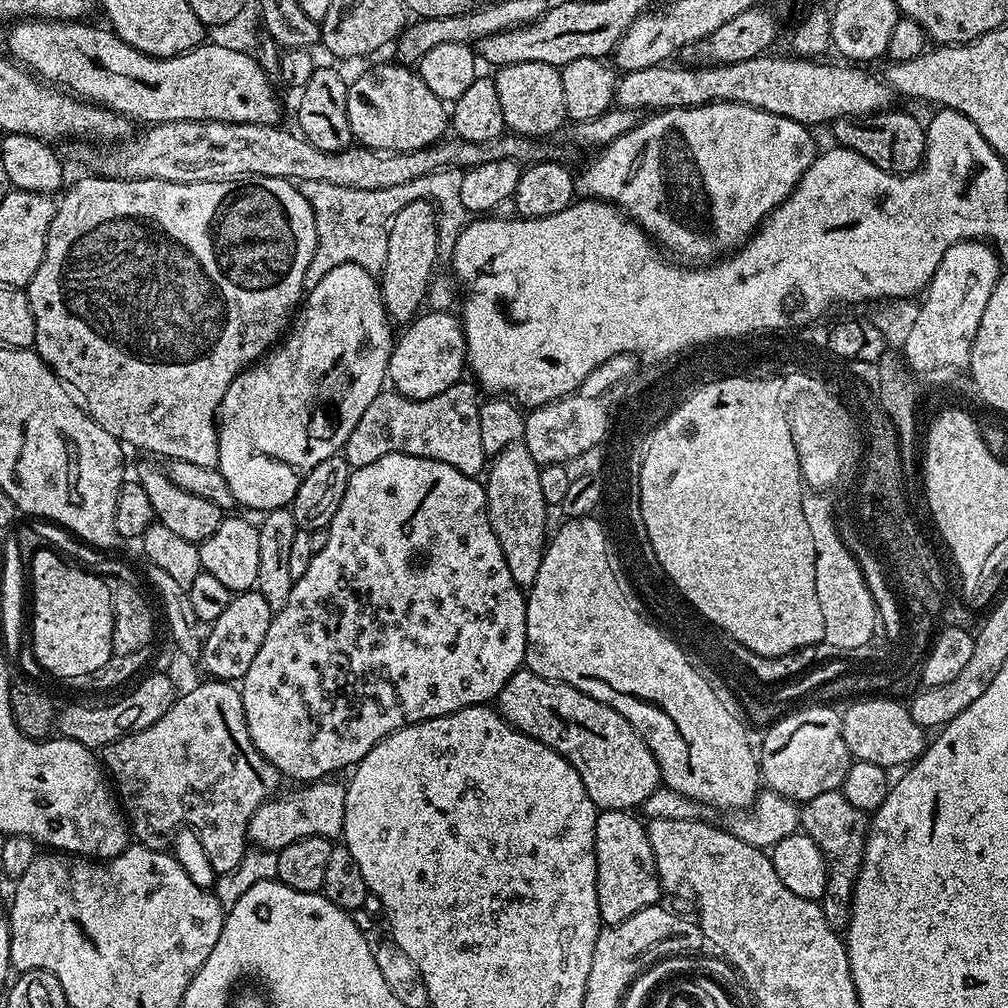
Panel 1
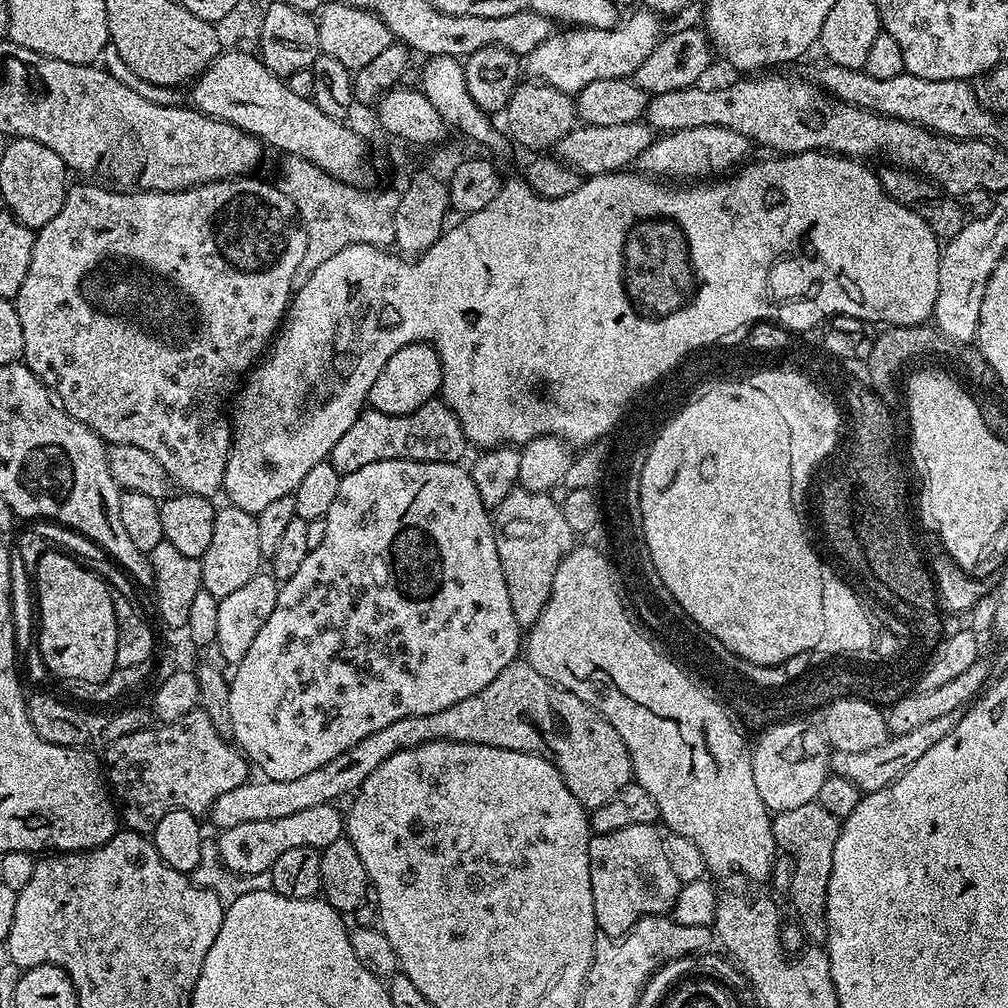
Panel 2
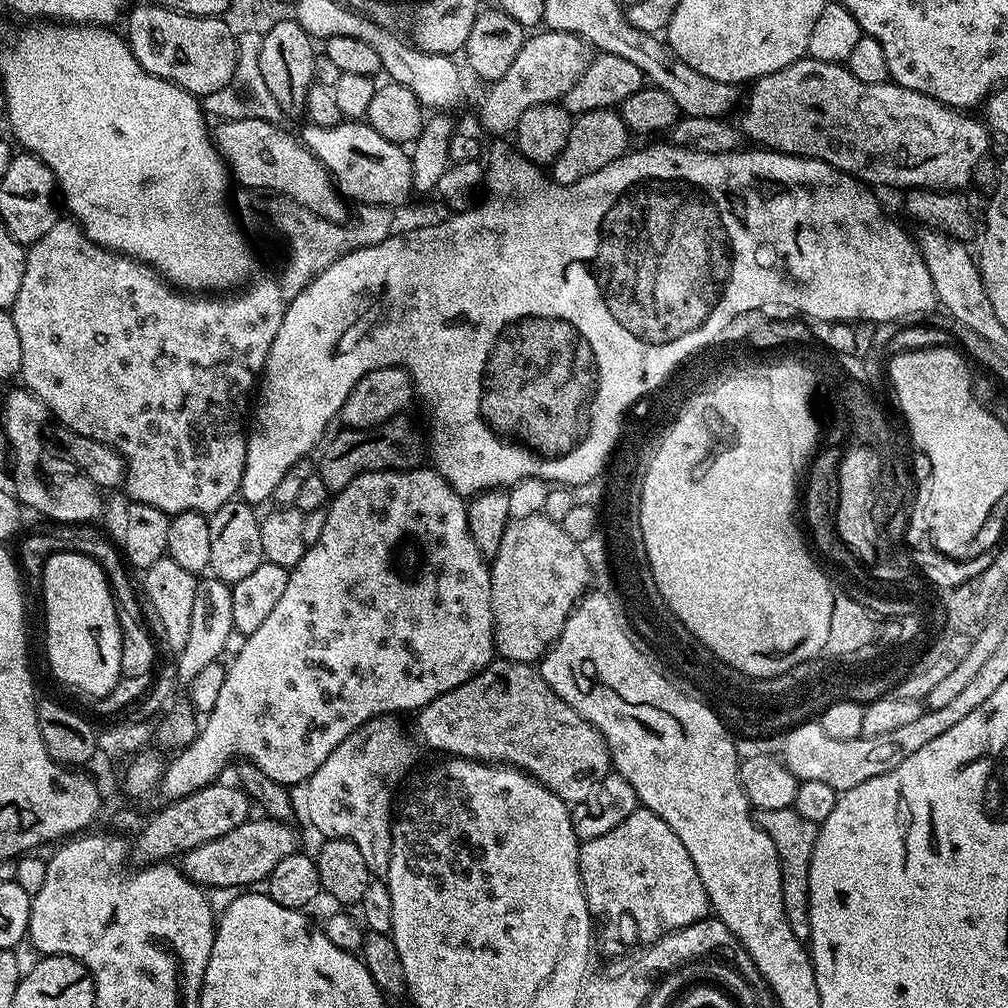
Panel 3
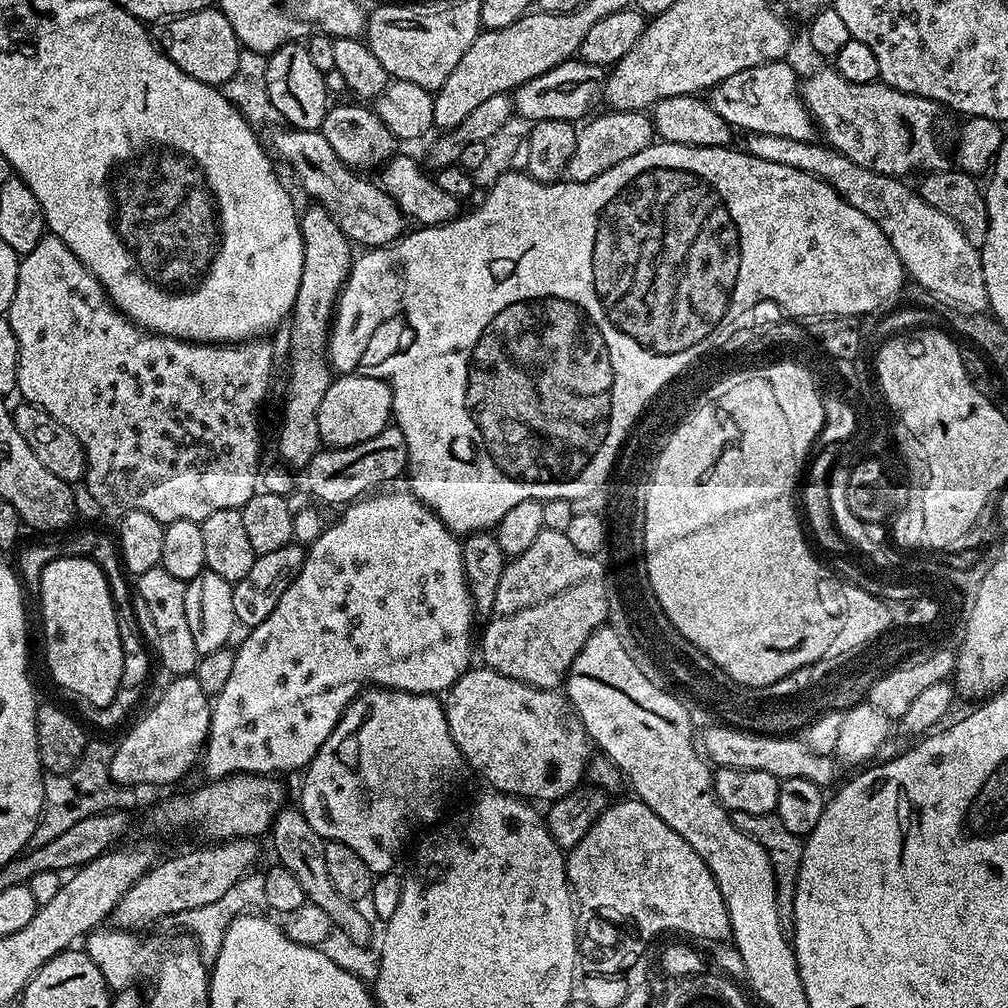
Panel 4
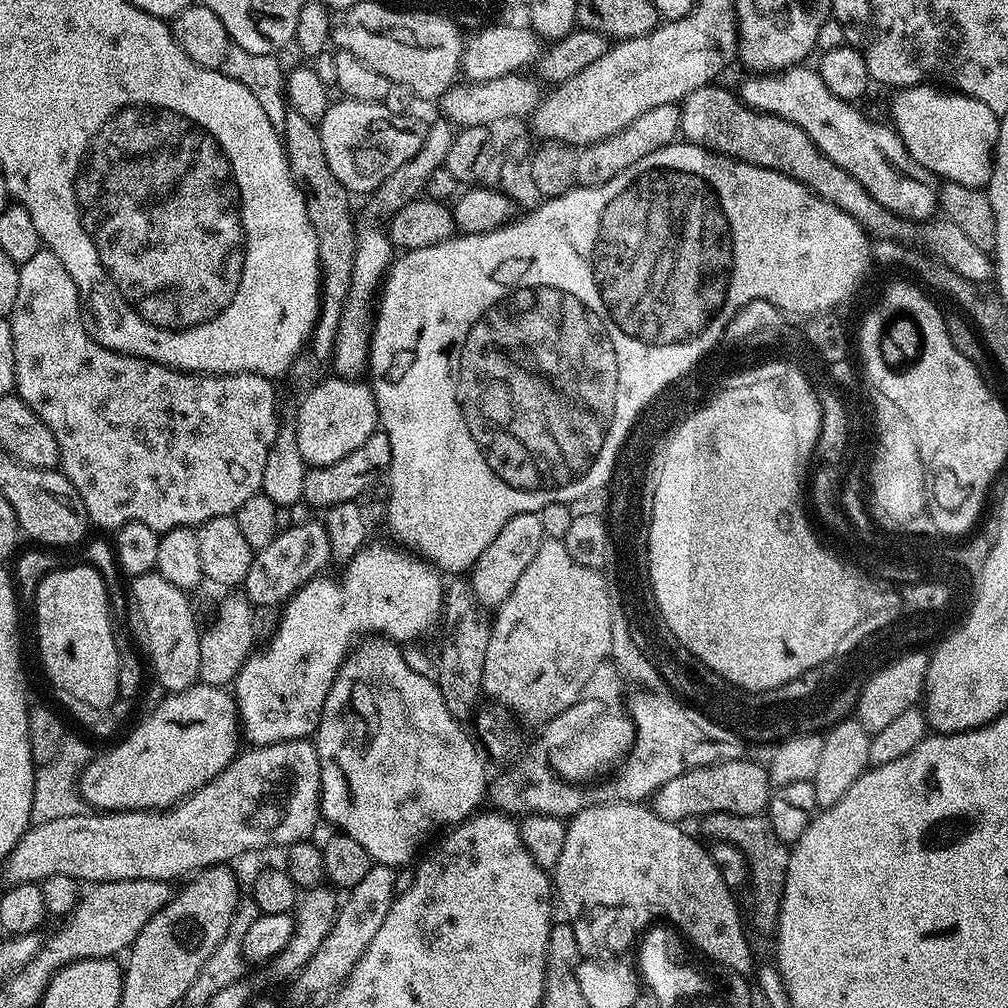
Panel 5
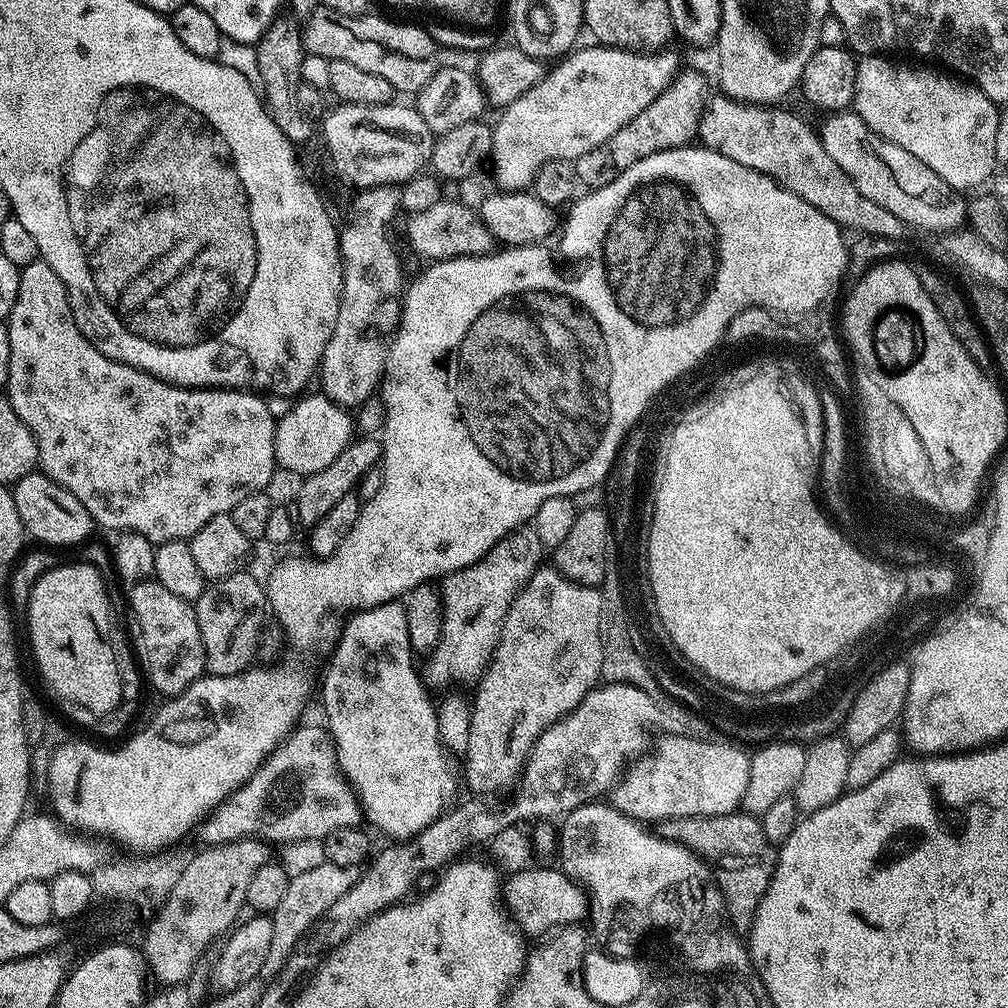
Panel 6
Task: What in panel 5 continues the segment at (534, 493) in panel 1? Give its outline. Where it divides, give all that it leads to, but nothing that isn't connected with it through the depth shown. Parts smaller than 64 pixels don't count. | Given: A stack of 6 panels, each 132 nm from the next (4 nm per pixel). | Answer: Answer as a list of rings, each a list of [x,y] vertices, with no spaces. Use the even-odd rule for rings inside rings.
[[[545,539],[544,544],[538,546],[538,554],[534,554],[530,566],[522,570],[522,578],[514,582],[514,590],[510,590],[491,617],[490,646],[486,646],[486,666],[482,666],[480,683],[483,695],[497,700],[492,702],[501,709],[509,708],[537,726],[577,704],[585,695],[584,687],[591,682],[592,675],[594,678],[600,671],[604,648],[611,648],[610,628],[607,626],[610,609],[605,573],[599,568],[574,562],[574,558],[566,554],[563,539]]]

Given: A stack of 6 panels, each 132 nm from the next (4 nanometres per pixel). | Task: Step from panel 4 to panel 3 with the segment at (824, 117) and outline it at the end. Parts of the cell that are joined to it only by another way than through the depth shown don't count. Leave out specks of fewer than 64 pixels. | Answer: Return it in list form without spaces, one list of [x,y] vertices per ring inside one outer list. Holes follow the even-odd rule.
[[[805,58],[802,60],[796,60],[790,66],[786,66],[782,70],[778,70],[774,74],[766,74],[760,80],[755,81],[747,89],[746,95],[742,100],[742,107],[739,109],[740,120],[738,119],[738,127],[741,132],[744,133],[745,137],[749,141],[753,140],[753,145],[763,146],[765,149],[771,150],[773,152],[784,152],[788,156],[811,156],[813,160],[821,160],[829,164],[831,168],[837,168],[839,172],[848,172],[850,175],[855,176],[858,180],[863,180],[869,185],[877,186],[876,184],[885,184],[888,188],[900,188],[899,190],[911,190],[914,188],[934,188],[937,190],[964,190],[964,187],[972,180],[972,171],[980,164],[980,159],[988,152],[988,136],[990,137],[989,129],[986,127],[985,121],[983,119],[975,120],[972,117],[972,114],[969,114],[967,111],[961,110],[959,108],[949,108],[948,105],[938,102],[932,96],[927,96],[922,94],[918,90],[910,90],[909,88],[903,88],[900,84],[887,83],[887,84],[875,84],[874,82],[861,82],[860,79],[854,78],[854,74],[850,74],[850,70],[844,64],[831,64],[830,62],[822,62],[821,60],[813,60],[811,58]]]

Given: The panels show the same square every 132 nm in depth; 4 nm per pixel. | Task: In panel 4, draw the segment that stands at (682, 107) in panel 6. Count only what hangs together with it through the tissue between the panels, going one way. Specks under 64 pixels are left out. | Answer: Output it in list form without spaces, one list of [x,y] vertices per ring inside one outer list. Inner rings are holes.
[[[604,110],[601,116],[595,116],[585,119],[576,133],[574,154],[570,154],[566,173],[571,183],[585,184],[598,178],[598,174],[606,174],[606,170],[618,166],[618,162],[626,162],[626,158],[634,158],[634,154],[642,154],[642,150],[649,148],[657,139],[651,115],[647,111]]]

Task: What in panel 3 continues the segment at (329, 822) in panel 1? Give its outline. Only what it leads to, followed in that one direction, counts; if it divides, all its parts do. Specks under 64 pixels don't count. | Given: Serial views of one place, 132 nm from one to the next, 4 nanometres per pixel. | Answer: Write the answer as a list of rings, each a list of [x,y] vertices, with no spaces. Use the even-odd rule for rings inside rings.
[[[271,818],[248,819],[242,826],[230,830],[222,838],[214,838],[214,842],[206,842],[202,846],[192,848],[183,853],[182,871],[195,884],[205,889],[235,888],[256,886],[267,881],[268,875],[282,862],[282,858],[292,856],[301,847],[296,832],[287,823]]]

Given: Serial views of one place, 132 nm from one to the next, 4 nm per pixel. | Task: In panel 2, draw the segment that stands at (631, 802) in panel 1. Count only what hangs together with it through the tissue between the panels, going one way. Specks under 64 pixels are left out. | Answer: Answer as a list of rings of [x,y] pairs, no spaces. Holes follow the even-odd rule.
[[[518,658],[490,686],[478,690],[478,694],[470,694],[470,698],[462,698],[462,702],[454,702],[454,706],[446,706],[446,710],[438,710],[436,714],[418,714],[398,718],[398,722],[390,722],[390,726],[382,726],[382,730],[374,730],[374,734],[366,734],[362,742],[354,742],[350,750],[342,750],[338,758],[330,758],[326,766],[318,766],[318,770],[310,770],[310,774],[302,774],[302,778],[289,780],[270,780],[267,778],[249,778],[242,786],[234,786],[234,790],[226,790],[222,798],[218,798],[210,809],[212,824],[216,830],[223,830],[230,826],[238,826],[242,822],[266,822],[270,818],[286,818],[290,814],[298,814],[298,810],[310,810],[310,806],[322,806],[339,801],[339,796],[355,793],[394,754],[431,740],[453,740],[454,742],[470,742],[471,744],[485,744],[498,746],[506,750],[529,752],[535,756],[546,758],[560,771],[570,794],[578,798],[578,802],[585,810],[591,810],[610,802],[622,786],[633,783],[632,763],[630,754],[626,750],[626,742],[622,742],[618,730],[606,722],[602,714],[598,714],[589,704],[582,702],[572,692],[550,683],[534,666],[528,664],[527,659]]]

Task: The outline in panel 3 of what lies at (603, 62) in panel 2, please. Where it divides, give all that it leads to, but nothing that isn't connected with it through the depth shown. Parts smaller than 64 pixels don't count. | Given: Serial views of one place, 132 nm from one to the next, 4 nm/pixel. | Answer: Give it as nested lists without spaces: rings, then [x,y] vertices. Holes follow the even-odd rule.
[[[539,32],[525,39],[510,68],[489,87],[491,89],[480,108],[480,120],[493,136],[504,136],[515,131],[518,119],[531,106],[559,101],[573,88],[574,82],[582,76],[593,58],[591,45],[572,32]]]

